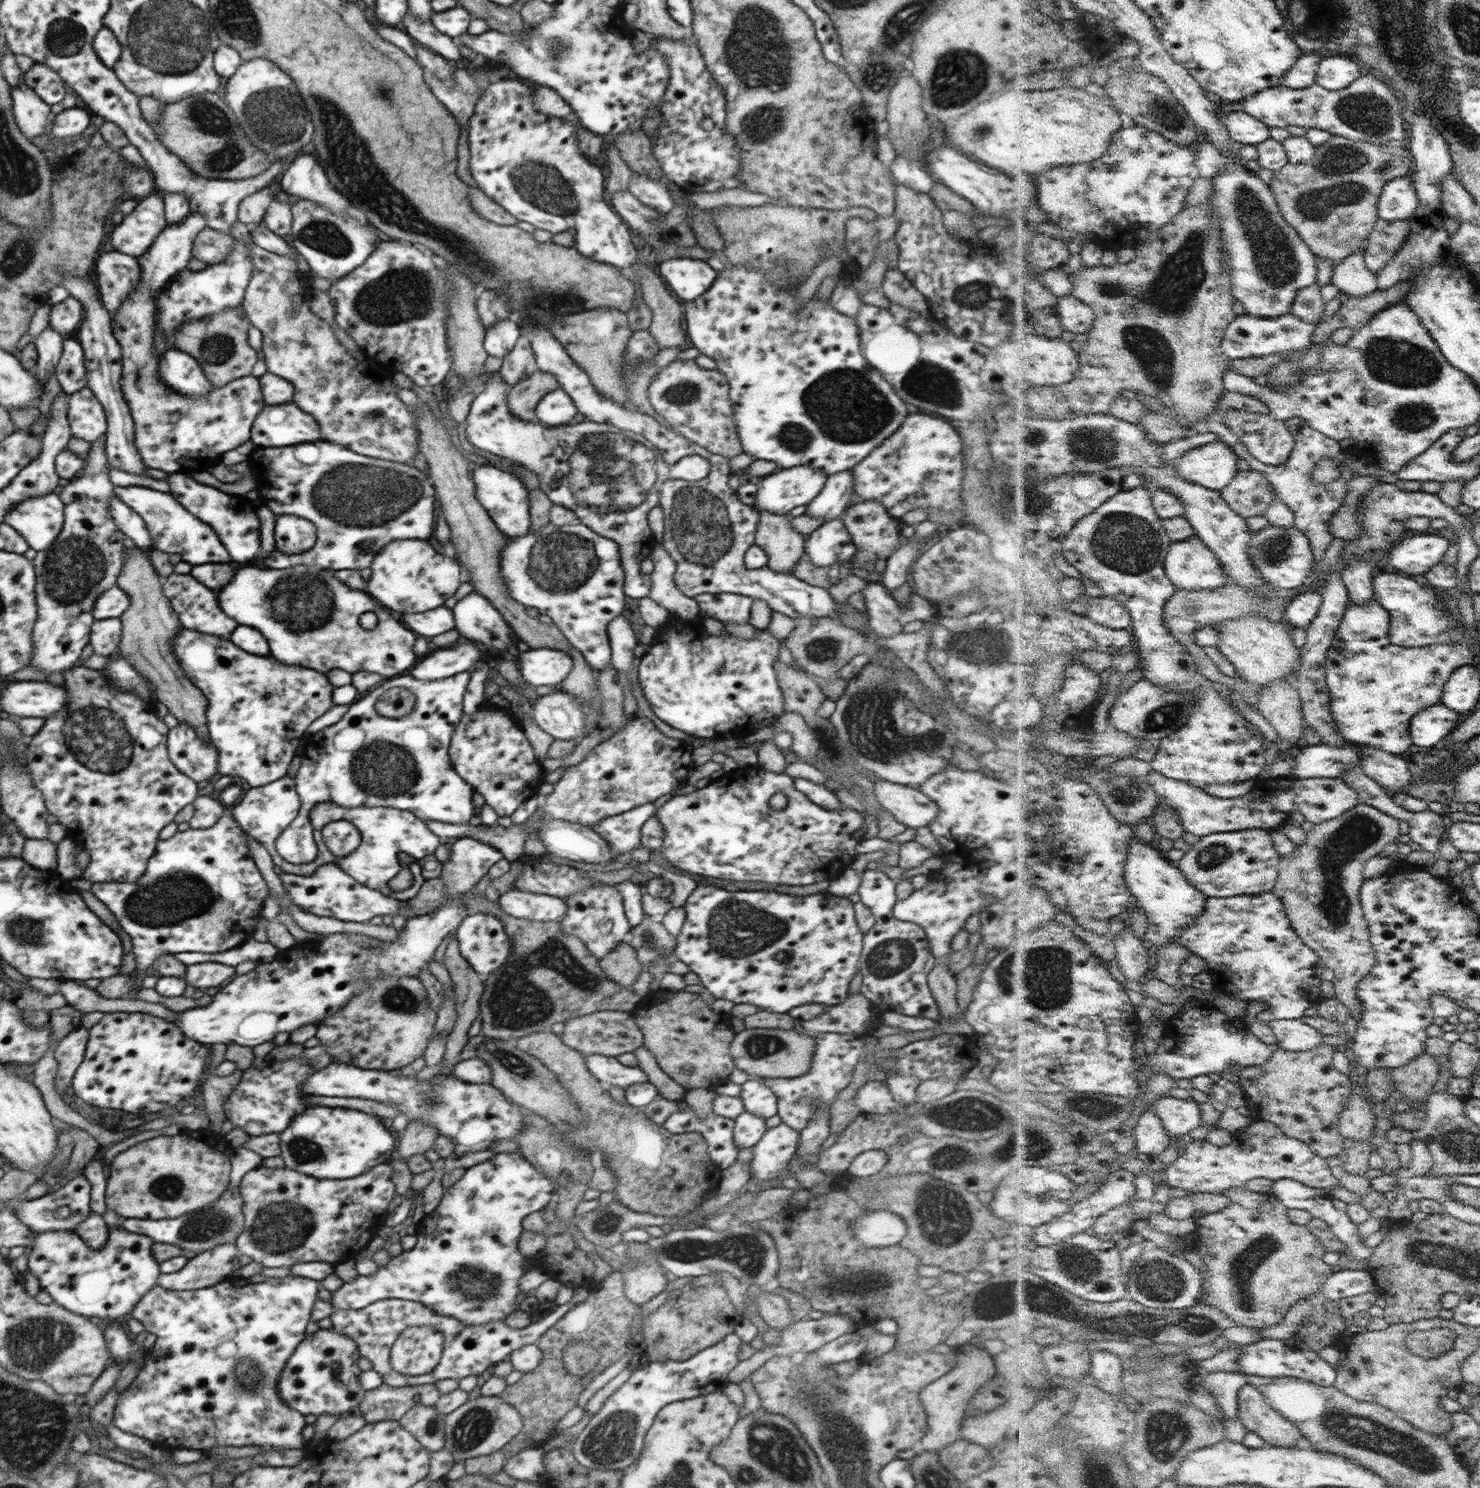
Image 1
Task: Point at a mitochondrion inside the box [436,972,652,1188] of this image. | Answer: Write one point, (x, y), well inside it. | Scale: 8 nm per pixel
(509, 1061)

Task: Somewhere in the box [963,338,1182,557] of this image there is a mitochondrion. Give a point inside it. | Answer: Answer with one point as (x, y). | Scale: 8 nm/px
(1091, 444)

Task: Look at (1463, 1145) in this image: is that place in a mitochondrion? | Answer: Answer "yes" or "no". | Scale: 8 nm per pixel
yes

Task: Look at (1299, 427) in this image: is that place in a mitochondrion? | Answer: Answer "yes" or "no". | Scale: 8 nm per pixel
no

